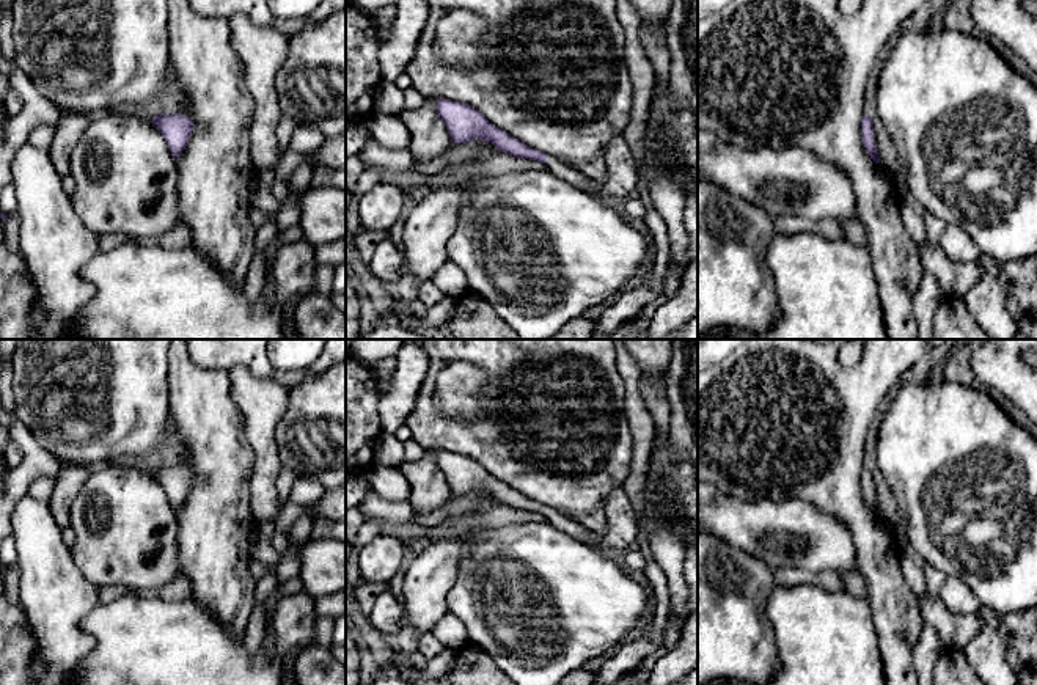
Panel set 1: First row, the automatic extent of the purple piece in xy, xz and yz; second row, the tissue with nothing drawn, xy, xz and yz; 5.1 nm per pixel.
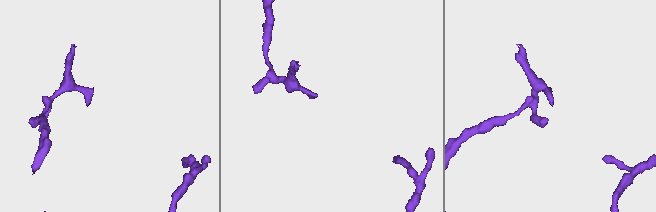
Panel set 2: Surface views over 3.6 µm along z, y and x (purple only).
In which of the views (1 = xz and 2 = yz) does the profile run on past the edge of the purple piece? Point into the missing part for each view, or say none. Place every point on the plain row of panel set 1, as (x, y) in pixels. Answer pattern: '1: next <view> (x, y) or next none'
1: next xz (553, 517)
2: next none

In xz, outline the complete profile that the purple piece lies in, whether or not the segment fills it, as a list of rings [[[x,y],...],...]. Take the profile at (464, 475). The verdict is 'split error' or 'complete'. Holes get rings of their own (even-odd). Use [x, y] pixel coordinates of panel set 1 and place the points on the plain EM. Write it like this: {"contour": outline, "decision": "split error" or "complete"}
{"contour": [[[440,449],[437,454],[437,468],[446,478],[451,493],[454,495],[465,495],[470,492],[492,495],[500,504],[537,512],[545,517],[547,523],[553,525],[559,531],[583,544],[597,547],[591,542],[589,531],[584,526],[567,515],[562,515],[556,509],[531,501],[504,482],[492,478],[484,467],[468,456]]], "decision": "split error"}

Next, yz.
{"contour": [[[863,468],[861,471],[861,490],[864,495],[866,503],[869,504],[870,511],[875,515],[880,515],[878,504],[877,504],[877,495],[874,489],[874,474],[870,468]]], "decision": "complete"}

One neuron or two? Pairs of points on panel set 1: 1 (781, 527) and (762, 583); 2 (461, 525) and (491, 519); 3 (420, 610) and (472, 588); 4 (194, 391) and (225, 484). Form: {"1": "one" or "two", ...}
{"1": "two", "2": "one", "3": "two", "4": "one"}

